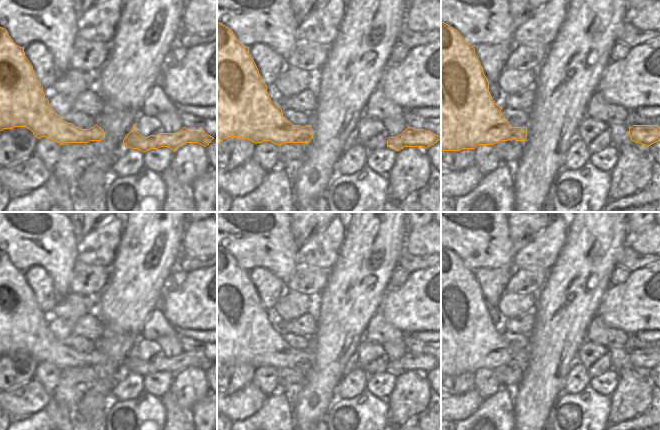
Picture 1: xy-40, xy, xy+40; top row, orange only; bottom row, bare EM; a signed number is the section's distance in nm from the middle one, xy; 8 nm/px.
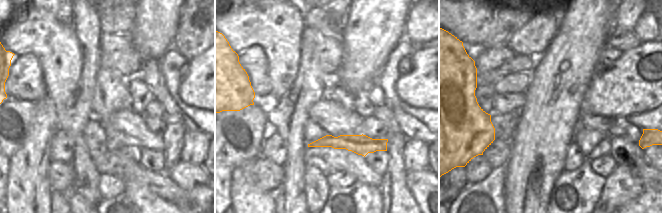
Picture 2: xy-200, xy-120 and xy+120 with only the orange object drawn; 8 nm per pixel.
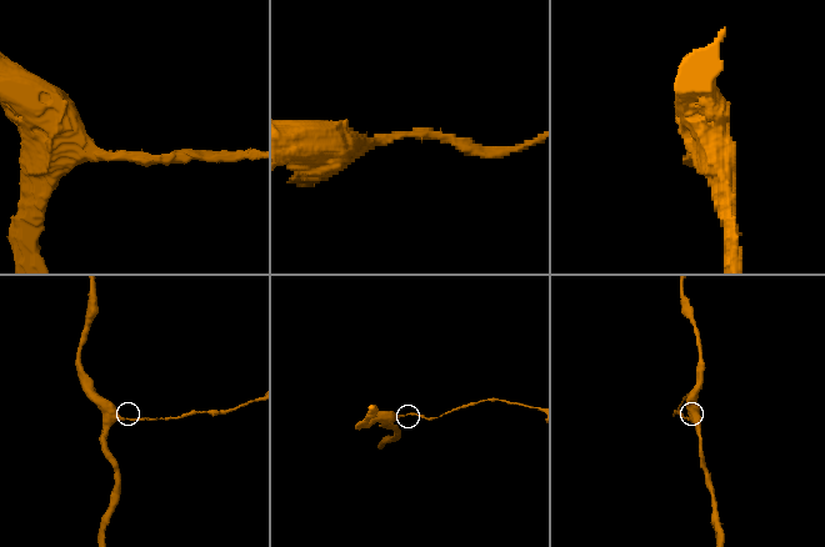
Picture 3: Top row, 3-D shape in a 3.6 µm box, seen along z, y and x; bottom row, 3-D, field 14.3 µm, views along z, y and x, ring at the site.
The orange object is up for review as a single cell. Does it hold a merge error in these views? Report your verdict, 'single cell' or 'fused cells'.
single cell

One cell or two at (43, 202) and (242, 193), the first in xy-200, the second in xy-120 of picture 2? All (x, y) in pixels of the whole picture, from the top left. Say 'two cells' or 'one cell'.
one cell

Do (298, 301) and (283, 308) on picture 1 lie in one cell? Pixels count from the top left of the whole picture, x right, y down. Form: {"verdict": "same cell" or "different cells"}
{"verdict": "same cell"}

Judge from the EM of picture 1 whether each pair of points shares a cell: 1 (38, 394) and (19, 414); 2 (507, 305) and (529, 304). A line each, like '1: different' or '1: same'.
1: same
2: same

